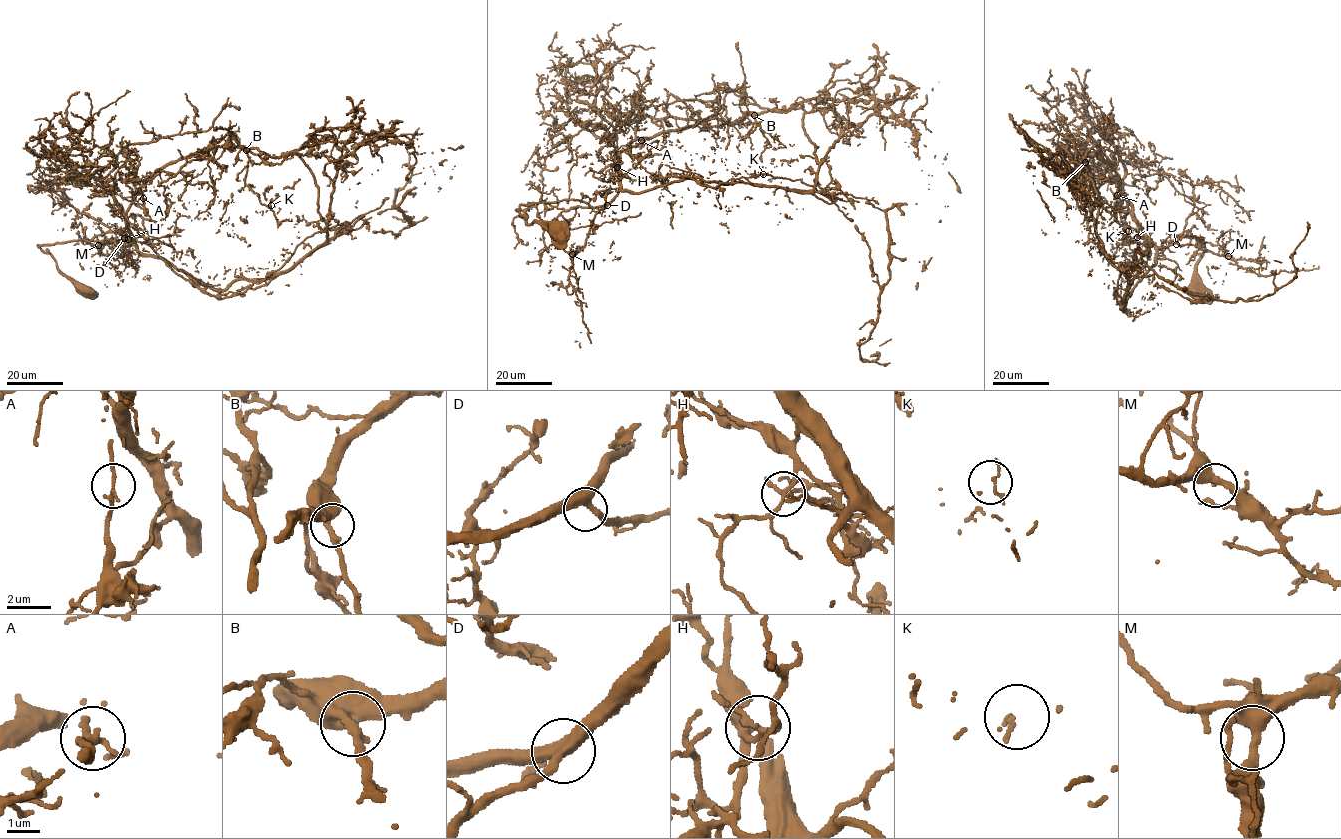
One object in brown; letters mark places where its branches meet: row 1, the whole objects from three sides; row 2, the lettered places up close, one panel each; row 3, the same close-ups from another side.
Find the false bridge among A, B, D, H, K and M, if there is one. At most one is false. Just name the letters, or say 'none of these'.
A

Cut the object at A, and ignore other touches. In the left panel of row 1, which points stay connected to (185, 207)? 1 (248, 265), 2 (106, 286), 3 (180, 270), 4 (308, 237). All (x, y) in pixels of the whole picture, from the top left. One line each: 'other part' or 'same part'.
1: same part
2: same part
3: other part
4: other part

